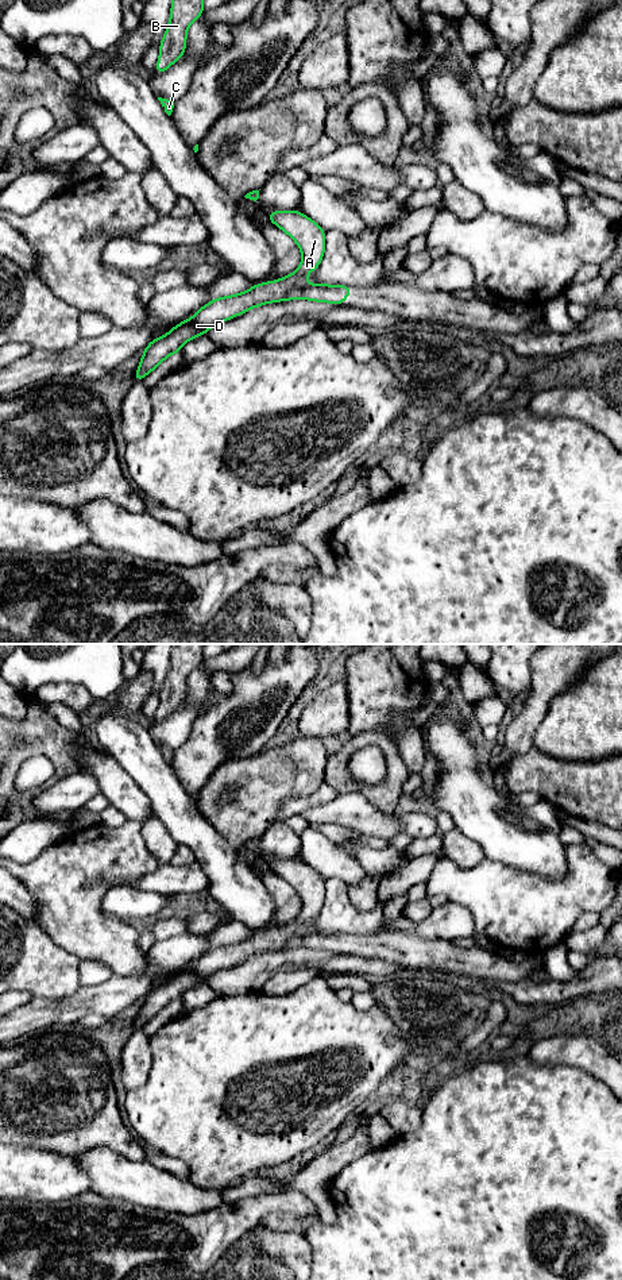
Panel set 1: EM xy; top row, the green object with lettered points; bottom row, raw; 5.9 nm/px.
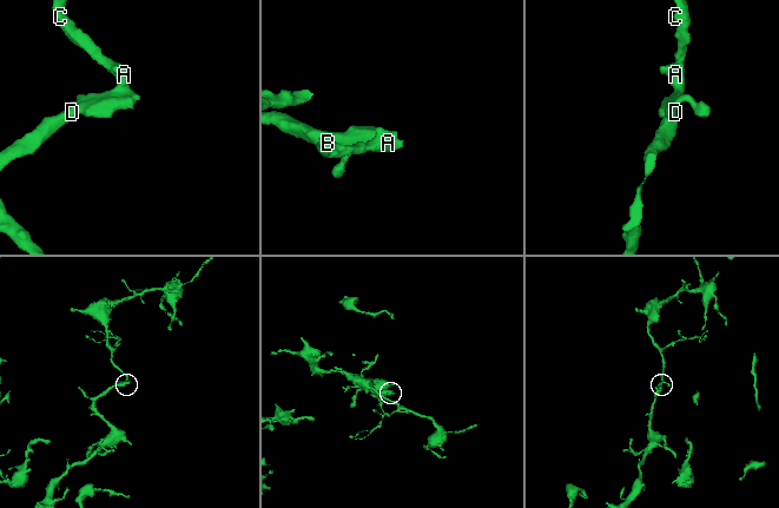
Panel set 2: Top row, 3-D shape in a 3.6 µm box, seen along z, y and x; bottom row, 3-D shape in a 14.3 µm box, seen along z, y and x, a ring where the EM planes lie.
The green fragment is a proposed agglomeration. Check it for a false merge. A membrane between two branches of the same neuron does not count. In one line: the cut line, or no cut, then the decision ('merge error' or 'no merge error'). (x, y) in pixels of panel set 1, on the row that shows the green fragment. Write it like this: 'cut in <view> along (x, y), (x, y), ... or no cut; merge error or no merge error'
no cut; no merge error

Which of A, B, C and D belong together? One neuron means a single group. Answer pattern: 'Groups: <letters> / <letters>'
Groups: A B C D

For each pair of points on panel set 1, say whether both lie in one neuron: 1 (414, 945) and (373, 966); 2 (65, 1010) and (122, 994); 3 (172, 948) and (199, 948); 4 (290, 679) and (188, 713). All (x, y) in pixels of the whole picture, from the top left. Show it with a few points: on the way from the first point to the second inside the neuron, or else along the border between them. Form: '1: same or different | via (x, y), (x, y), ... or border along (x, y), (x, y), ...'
1: different | border along (352, 955), (390, 960), (408, 967)
2: same | via (78, 1005), (87, 999), (108, 998)
3: same | via (178, 948), (192, 948)
4: different | border along (217, 696), (197, 716), (192, 732), (186, 737)

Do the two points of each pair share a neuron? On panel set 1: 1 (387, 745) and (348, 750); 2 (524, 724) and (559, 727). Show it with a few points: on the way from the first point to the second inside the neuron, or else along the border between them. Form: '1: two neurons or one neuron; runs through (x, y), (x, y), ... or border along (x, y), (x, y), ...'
1: one neuron; runs through (378, 740), (358, 741)
2: two neurons; border along (553, 698), (534, 733), (532, 745)

